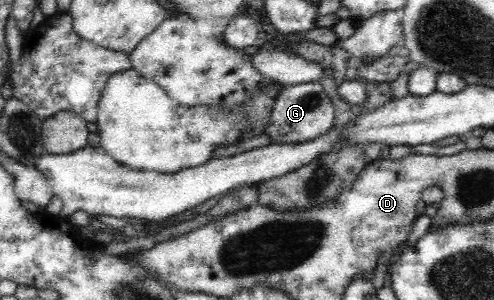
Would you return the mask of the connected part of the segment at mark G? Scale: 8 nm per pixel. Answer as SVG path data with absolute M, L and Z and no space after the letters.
M319 81L312 83L283 85L265 128L270 144L305 144L331 130L335 116L331 97Z

